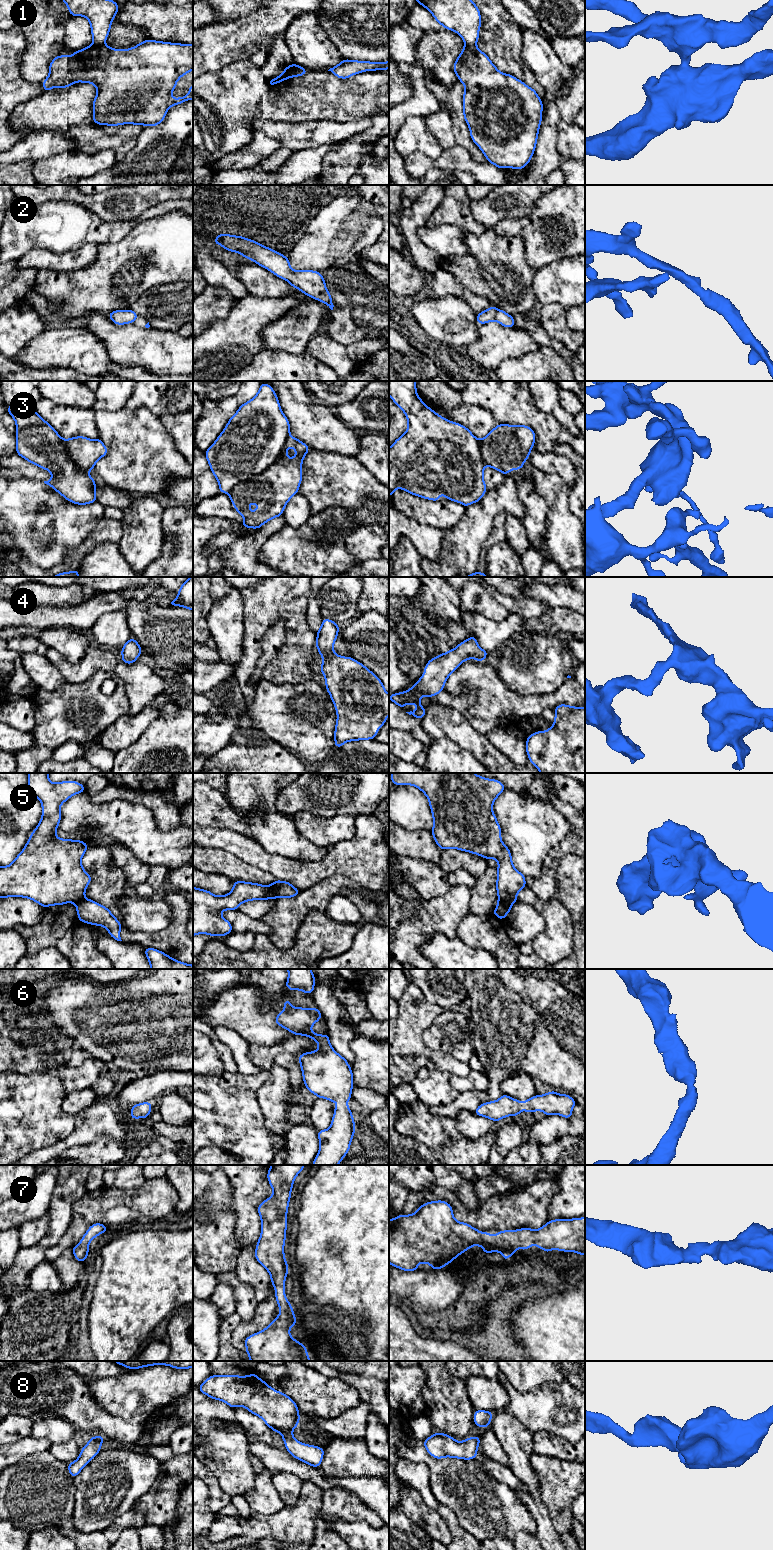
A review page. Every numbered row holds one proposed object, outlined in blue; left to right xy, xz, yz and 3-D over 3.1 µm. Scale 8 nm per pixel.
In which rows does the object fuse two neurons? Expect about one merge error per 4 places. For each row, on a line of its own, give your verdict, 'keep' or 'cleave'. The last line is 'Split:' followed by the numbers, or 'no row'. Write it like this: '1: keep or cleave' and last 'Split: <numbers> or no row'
1: cleave
2: keep
3: cleave
4: keep
5: cleave
6: keep
7: keep
8: keep
Split: 1, 3, 5

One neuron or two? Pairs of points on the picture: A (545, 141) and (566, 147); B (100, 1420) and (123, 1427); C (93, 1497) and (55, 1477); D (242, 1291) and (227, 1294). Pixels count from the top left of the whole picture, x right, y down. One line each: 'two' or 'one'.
A: two
B: one
C: two
D: two

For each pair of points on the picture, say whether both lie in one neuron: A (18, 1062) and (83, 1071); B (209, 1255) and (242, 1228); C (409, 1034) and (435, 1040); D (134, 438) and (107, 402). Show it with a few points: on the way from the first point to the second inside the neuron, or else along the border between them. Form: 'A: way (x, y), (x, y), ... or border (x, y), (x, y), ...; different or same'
A: way (34, 1062), (46, 1062), (56, 1070), (67, 1071); same
B: border (229, 1211), (235, 1214), (234, 1234), (241, 1248); different
C: border (436, 1017), (423, 1033), (423, 1041), (432, 1050); different
D: border (124, 405), (112, 411), (95, 411); different

